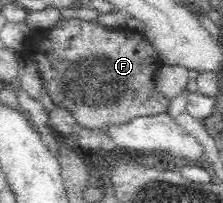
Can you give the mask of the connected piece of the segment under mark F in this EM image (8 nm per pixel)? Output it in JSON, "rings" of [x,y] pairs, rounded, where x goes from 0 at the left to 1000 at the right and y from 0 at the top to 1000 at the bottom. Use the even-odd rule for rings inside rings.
{"rings":[[[278,84],[238,143],[202,148],[179,177],[215,192],[211,207],[224,212],[206,286],[238,276],[229,310],[211,325],[157,300],[188,384],[193,433],[211,438],[242,527],[296,537],[363,631],[471,640],[498,616],[561,611],[614,571],[749,547],[758,483],[704,453],[691,414],[695,355],[731,305],[632,158],[489,143],[453,133],[453,118],[430,103]]]}

